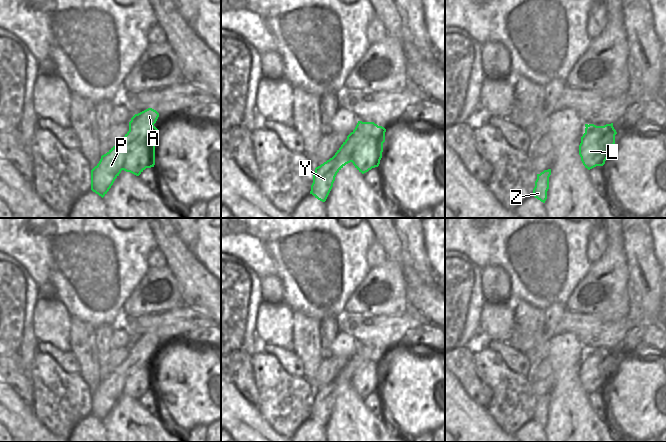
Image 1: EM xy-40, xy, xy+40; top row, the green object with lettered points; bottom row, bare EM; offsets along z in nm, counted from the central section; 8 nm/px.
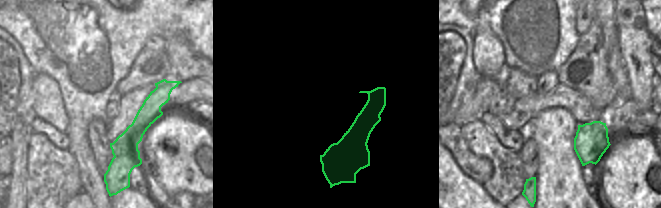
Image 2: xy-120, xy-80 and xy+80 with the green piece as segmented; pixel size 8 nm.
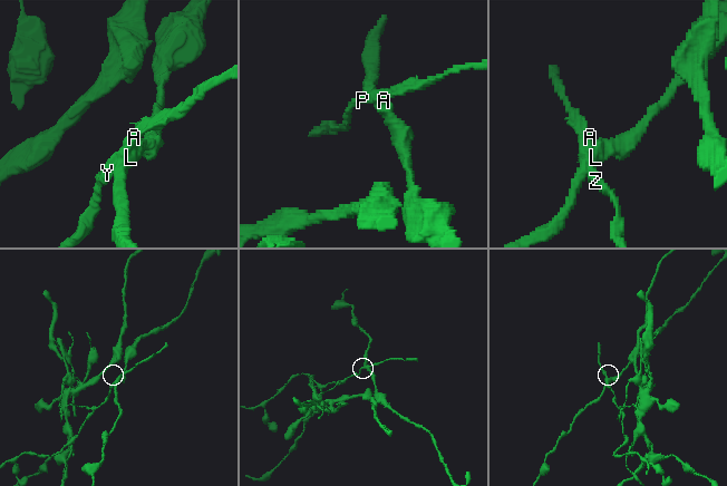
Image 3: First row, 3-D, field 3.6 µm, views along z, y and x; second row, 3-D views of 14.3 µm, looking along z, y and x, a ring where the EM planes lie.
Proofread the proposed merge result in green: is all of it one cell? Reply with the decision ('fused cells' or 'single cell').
fused cells

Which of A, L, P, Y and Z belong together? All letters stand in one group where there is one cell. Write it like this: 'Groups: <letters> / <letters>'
Groups: A P Y Z / L.

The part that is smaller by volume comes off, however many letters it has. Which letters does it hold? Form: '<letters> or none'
L

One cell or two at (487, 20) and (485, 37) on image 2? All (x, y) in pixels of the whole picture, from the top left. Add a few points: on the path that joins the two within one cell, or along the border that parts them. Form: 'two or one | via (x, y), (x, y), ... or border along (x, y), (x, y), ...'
two | border along (473, 32), (479, 27), (486, 27), (501, 44)

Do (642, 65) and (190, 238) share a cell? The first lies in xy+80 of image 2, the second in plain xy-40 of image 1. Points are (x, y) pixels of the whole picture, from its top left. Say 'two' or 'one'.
one

